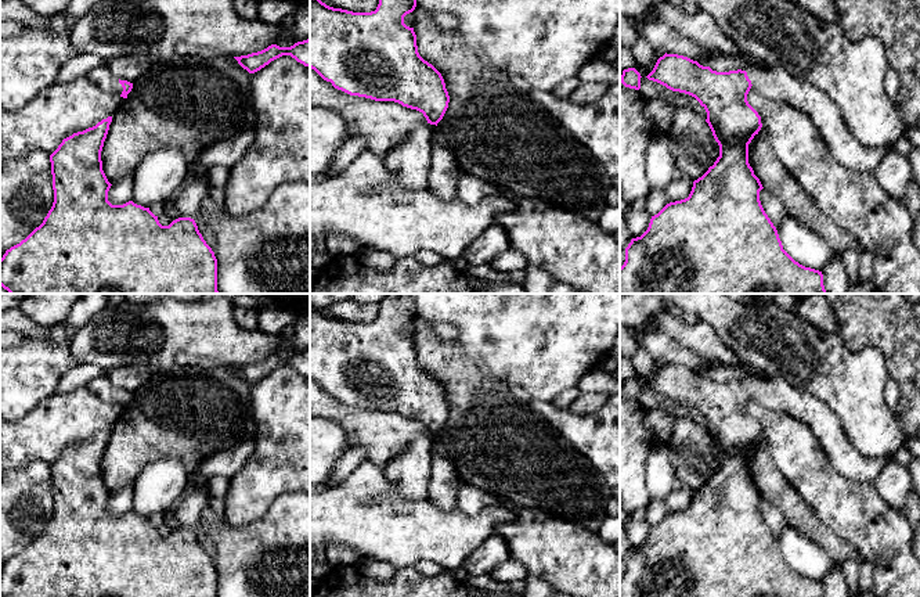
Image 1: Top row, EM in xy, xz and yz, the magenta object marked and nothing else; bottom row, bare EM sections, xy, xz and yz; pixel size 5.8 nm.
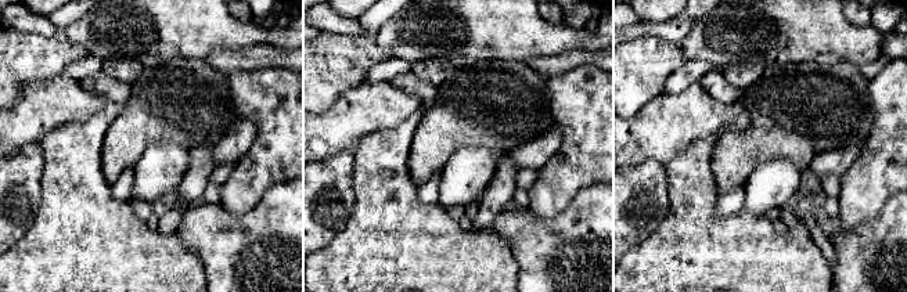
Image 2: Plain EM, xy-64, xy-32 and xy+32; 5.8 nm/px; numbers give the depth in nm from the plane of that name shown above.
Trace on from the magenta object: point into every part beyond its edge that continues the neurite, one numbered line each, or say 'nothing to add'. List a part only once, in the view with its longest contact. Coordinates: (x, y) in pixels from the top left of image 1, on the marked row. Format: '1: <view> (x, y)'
1: xy (101, 76)

